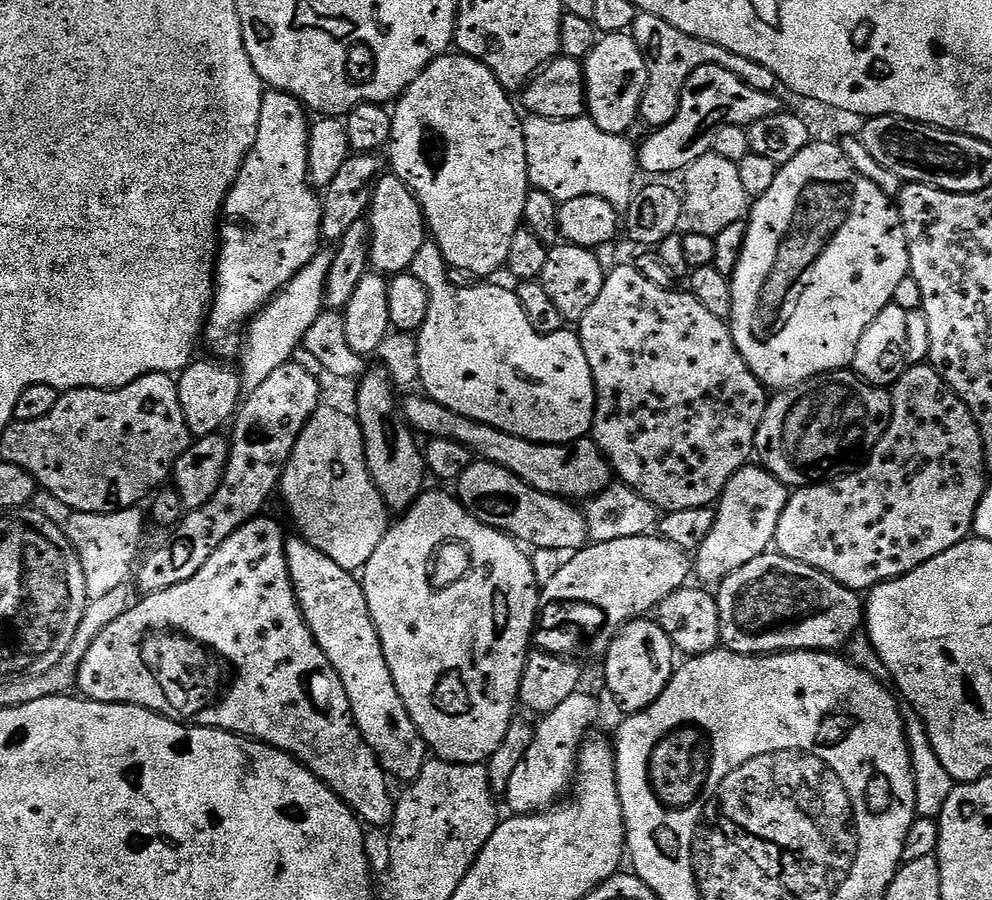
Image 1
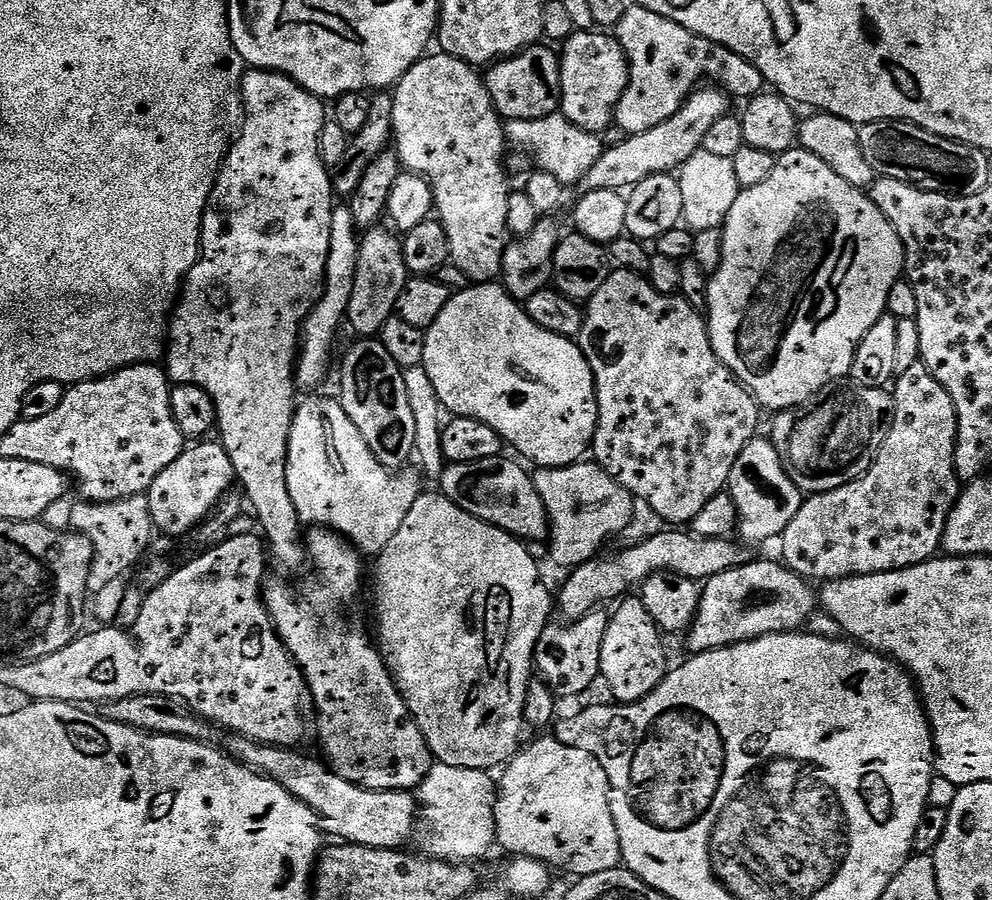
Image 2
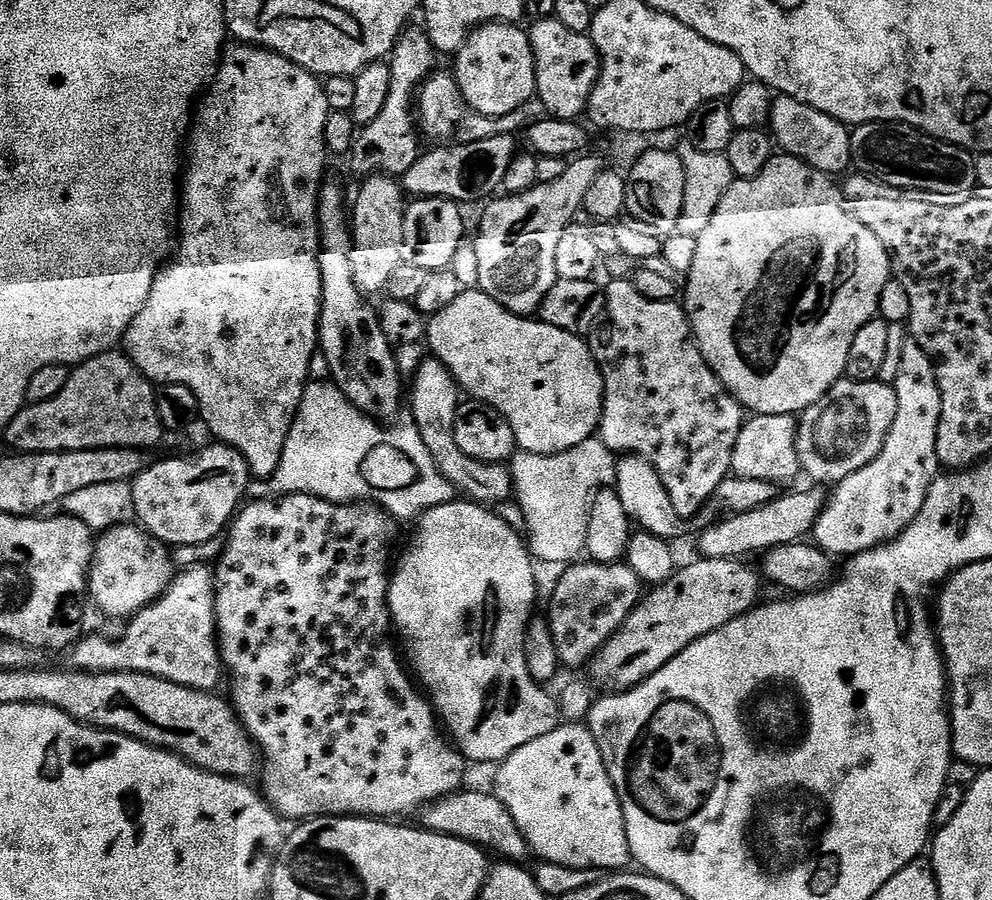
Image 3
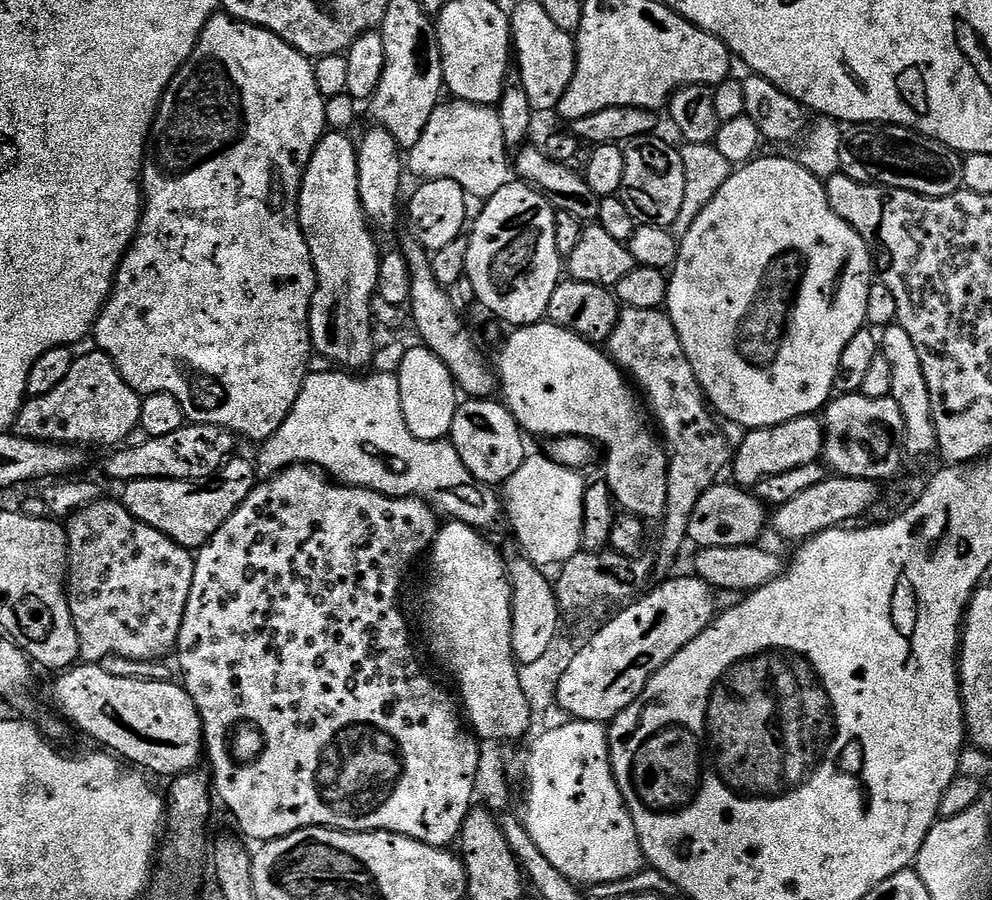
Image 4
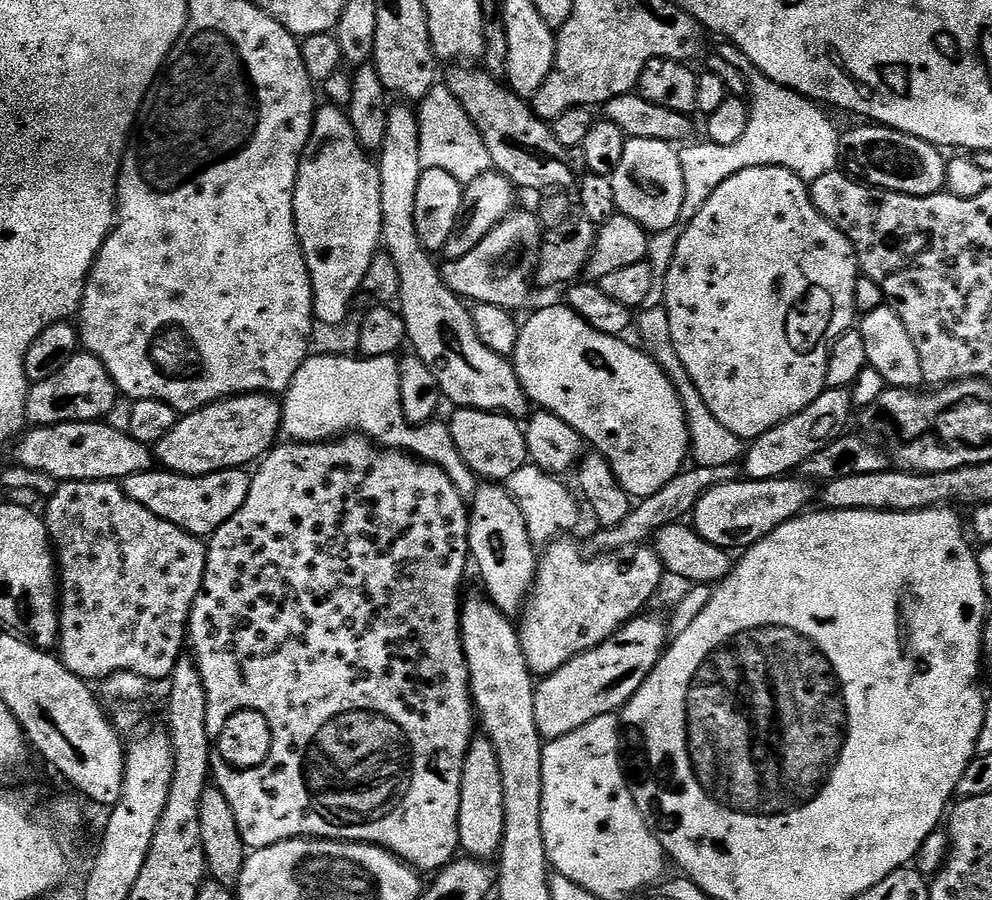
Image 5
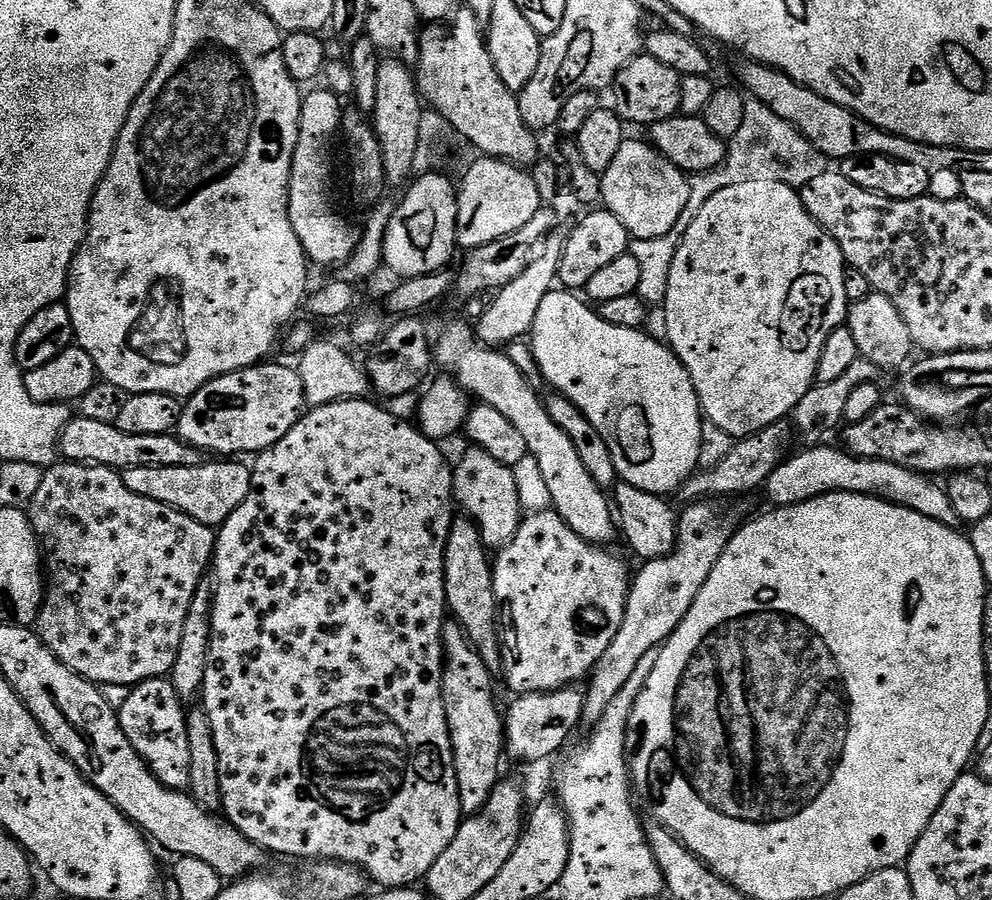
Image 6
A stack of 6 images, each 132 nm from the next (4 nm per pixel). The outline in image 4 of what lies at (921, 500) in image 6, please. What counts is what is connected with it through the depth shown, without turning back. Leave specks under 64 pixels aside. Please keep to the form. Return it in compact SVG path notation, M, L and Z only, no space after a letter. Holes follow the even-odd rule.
M720 482L712 486L698 500L694 506L694 513L690 516L690 522L687 524L688 540L695 543L695 547L713 548L714 546L742 546L752 543L757 543L761 538L759 537L763 528L766 528L768 522L768 512L759 497L750 493L747 489L739 485L727 482Z

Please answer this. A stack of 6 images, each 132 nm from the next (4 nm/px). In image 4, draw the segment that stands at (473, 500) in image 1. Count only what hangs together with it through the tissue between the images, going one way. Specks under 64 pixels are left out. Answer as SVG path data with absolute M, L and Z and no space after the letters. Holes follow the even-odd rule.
M414 346L409 347L405 357L398 364L396 372L398 378L398 390L402 394L402 414L406 426L410 430L410 434L414 434L414 438L419 440L442 440L449 435L450 428L446 423L446 412L444 416L444 404L455 405L457 403L458 389L455 378L450 374L450 370L446 366L446 362L442 362L442 358L438 358L438 354L434 354L426 347Z

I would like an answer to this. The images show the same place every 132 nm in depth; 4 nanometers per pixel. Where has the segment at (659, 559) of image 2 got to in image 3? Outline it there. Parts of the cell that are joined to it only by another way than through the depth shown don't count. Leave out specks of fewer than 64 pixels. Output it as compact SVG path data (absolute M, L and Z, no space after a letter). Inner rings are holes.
M823 491L792 492L789 496L777 495L769 504L749 512L740 512L724 518L721 524L708 529L700 536L699 555L705 560L735 560L752 556L755 552L767 554L773 548L803 541L816 525L820 511L826 503Z

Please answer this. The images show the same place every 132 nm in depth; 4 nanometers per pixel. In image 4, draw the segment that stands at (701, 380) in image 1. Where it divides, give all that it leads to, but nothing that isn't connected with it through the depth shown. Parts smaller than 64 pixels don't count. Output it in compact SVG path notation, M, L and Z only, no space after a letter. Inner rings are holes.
M624 308L614 326L612 337L606 341L606 348L620 371L625 373L629 381L638 389L668 454L668 507L662 517L664 537L660 540L660 556L664 560L672 560L679 554L680 547L688 540L687 524L694 513L694 506L723 477L720 476L723 472L725 475L734 452L724 436L721 421L712 420L713 409L690 366L690 358L686 358L686 350L682 350L678 330L674 330L674 322L667 311L659 308L650 310Z

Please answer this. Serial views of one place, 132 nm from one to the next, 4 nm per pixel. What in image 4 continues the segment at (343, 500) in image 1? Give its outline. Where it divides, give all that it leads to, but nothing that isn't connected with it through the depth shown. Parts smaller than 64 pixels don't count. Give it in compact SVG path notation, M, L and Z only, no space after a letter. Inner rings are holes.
M332 370L336 372L316 372L313 371L304 380L302 390L298 394L298 402L294 402L294 406L290 410L290 414L286 418L286 422L282 422L282 426L278 426L278 430L268 440L263 441L261 450L257 456L254 456L257 477L267 478L275 476L284 468L289 468L291 464L310 464L323 470L333 481L339 482L345 486L354 488L369 488L375 492L381 492L383 496L416 496L420 500L426 500L433 508L441 513L445 512L445 517L453 520L460 520L463 524L468 524L477 530L489 530L495 526L499 520L502 520L502 500L498 495L497 489L491 484L483 484L478 482L478 478L474 478L474 474L470 474L470 470L466 470L466 462L462 462L462 458L458 458L458 450L454 450L454 446L447 439L442 440L419 440L414 438L414 434L410 434L410 430L404 421L402 414L402 394L398 390L398 378L396 372L379 372L373 371L372 376L368 376L363 380L363 375L349 374L344 370Z

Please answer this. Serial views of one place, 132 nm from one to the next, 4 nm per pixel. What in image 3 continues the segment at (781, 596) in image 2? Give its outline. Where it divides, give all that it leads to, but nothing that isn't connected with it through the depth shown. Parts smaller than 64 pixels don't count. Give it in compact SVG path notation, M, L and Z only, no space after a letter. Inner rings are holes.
M697 559L697 564L689 568L681 567L673 572L672 577L665 584L655 587L652 592L643 597L631 612L617 632L604 643L604 647L592 657L590 669L592 676L600 684L609 684L612 690L631 690L637 684L654 675L666 662L670 662L682 650L686 650L698 638L734 622L740 616L757 607L760 596L762 580L748 569L743 568L743 563L735 560L705 560Z

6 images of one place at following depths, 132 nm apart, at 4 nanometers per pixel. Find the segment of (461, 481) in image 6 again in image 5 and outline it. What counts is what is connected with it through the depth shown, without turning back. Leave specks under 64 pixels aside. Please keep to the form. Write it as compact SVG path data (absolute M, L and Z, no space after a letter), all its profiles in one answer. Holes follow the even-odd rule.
M481 483L476 489L476 495L471 497L468 509L468 550L471 563L480 571L487 599L509 618L519 617L536 582L538 548L532 543L530 530L526 530L526 518L522 518L518 502L514 502L503 483Z

